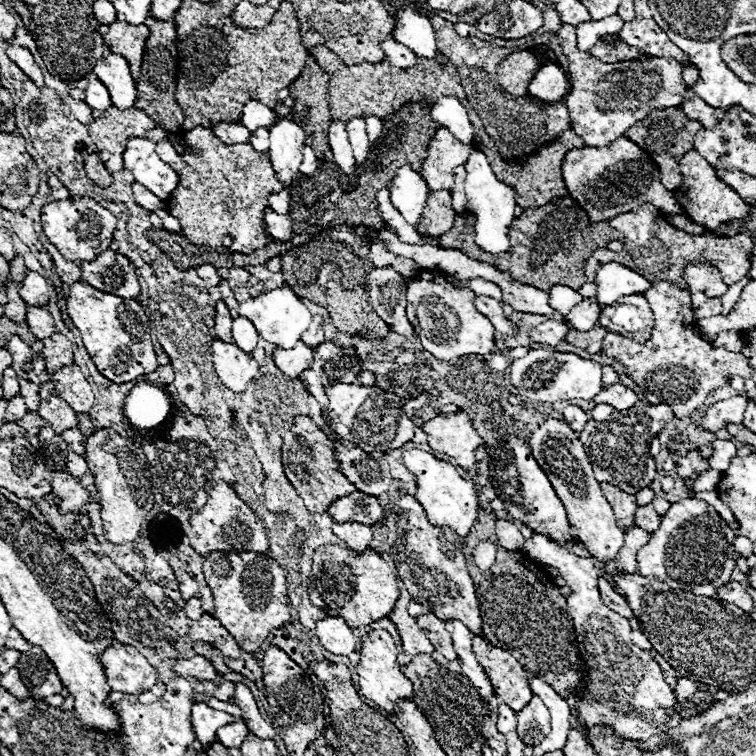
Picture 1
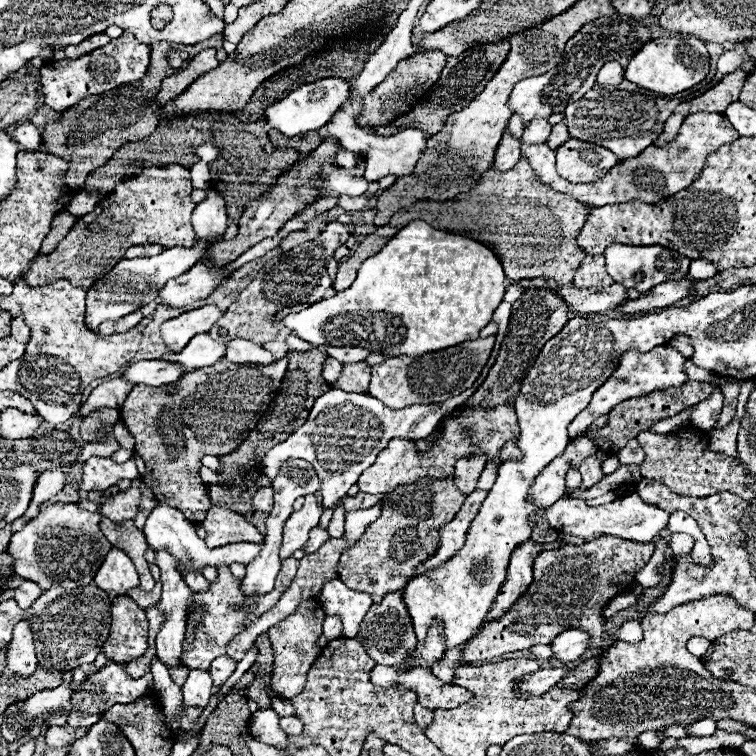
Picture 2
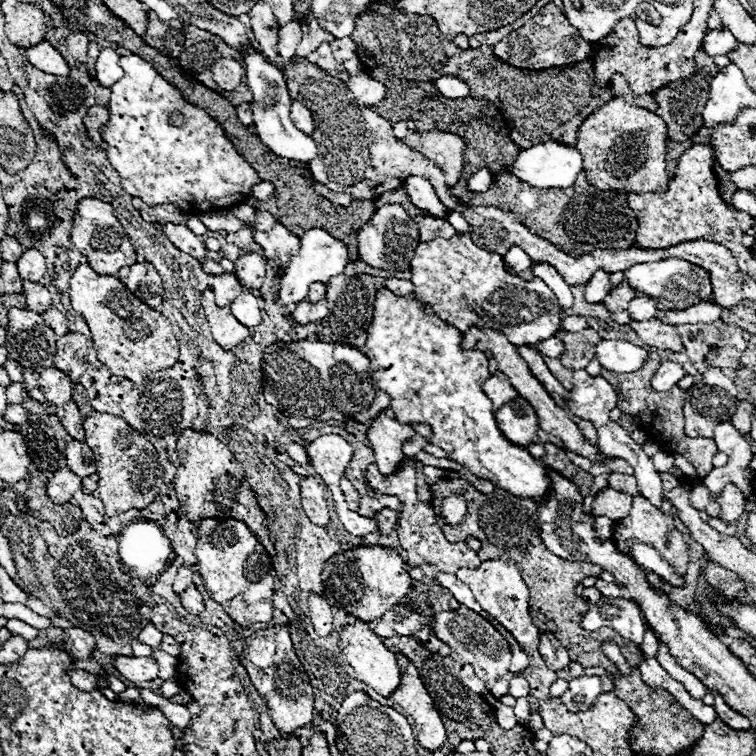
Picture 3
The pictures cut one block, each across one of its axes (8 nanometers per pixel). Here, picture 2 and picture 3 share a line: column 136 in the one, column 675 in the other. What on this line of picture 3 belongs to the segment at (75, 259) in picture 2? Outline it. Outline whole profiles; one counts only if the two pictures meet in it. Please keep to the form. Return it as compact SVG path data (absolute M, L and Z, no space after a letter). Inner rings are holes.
M696 144L680 156L676 176L670 180L668 190L628 194L628 206L634 210L640 224L636 232L636 246L668 248L688 240L712 240L724 244L738 260L740 250L744 250L742 238L744 230L748 230L748 214L732 210L720 198L712 164L712 148L708 144Z

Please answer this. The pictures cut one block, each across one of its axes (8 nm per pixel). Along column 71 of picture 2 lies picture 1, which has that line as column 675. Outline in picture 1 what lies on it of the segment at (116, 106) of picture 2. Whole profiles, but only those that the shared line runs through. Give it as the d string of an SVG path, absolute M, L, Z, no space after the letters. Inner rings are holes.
M680 106L676 108L662 108L656 112L650 112L644 120L636 122L632 128L628 128L626 138L630 138L634 144L638 144L644 152L648 152L652 156L652 160L658 164L660 168L660 178L664 188L676 190L680 184L680 170L678 170L678 160L694 150L694 134L700 130L702 126L696 120L686 120L684 112Z

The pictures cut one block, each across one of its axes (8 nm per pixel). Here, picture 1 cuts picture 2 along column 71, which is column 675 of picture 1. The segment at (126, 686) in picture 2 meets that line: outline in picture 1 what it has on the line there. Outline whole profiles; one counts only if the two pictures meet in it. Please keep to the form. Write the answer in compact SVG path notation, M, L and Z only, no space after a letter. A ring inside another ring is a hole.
M532 534L532 538L524 542L524 554L554 566L572 590L572 594L566 596L566 604L586 666L582 690L574 694L574 698L568 698L572 716L580 726L578 730L584 730L584 726L590 728L592 724L608 724L622 740L648 740L678 726L678 702L672 688L664 682L658 662L630 640L630 622L604 606L600 598L598 578L602 576L602 568L596 558L576 556L542 534Z

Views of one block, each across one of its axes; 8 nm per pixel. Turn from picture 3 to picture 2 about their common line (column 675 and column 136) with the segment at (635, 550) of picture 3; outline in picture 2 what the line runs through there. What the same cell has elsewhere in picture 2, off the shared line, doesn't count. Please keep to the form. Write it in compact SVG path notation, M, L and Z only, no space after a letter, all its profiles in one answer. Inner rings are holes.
M116 546L110 548L102 566L98 568L94 582L98 588L108 592L112 598L126 594L130 588L138 586L138 572L128 554Z

